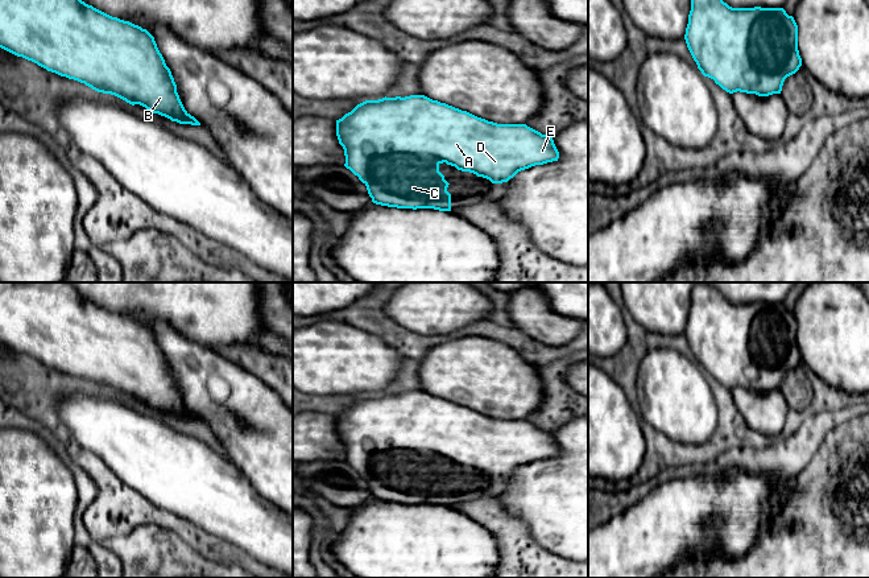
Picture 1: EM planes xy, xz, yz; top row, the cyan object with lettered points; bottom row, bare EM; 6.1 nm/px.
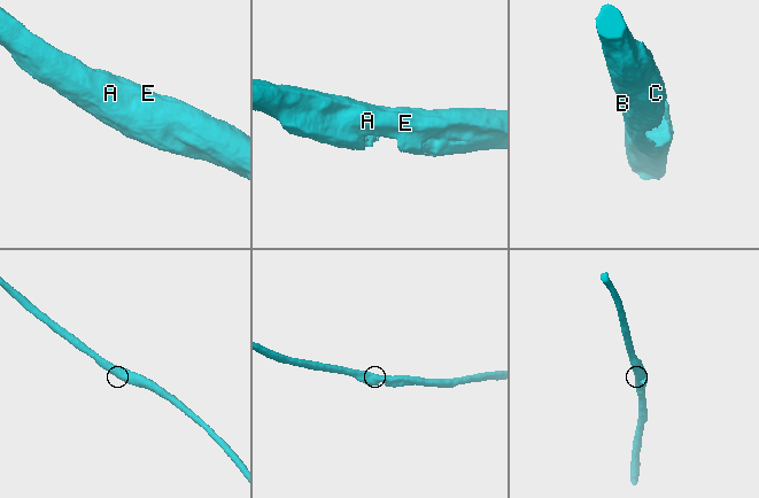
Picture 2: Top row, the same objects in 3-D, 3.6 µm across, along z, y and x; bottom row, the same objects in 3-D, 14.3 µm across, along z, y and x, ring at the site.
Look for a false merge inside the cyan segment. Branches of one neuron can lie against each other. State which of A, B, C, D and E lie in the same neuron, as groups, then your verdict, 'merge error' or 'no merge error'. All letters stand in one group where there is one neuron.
A B C D E; no merge error

